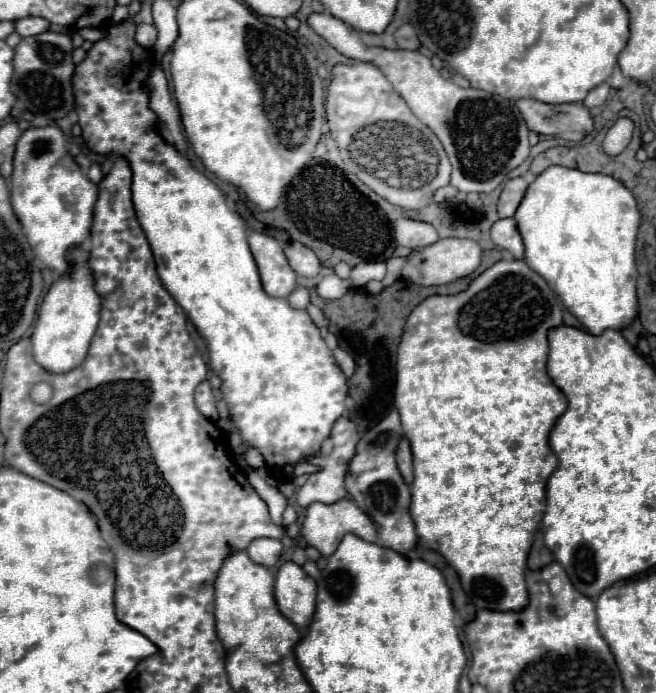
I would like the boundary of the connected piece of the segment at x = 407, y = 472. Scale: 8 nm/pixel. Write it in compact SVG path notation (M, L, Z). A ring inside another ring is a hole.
M402 438L396 450L396 462L398 462L398 470L404 478L406 484L412 482L412 454L410 454L410 444Z

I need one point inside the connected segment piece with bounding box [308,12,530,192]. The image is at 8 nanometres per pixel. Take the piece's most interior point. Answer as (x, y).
(484, 135)

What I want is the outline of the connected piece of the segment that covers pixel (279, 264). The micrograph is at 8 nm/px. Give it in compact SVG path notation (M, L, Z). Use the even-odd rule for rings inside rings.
M250 232L248 246L256 260L266 294L274 298L286 298L296 288L296 274L286 262L282 244L262 232Z

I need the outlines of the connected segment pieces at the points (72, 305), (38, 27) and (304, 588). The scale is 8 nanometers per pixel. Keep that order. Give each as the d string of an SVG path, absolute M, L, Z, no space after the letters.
M72 246L66 254L66 262L70 270L60 276L50 290L46 292L40 312L36 318L34 332L30 336L34 360L44 366L48 372L68 372L82 364L86 358L90 340L98 328L100 322L100 310L102 310L102 298L94 290L94 272L88 268L88 252L82 250L82 246Z
M22 18L22 20L16 20L14 26L20 36L36 36L36 34L46 32L50 22L44 18Z
M284 562L276 574L274 596L278 610L298 628L306 628L314 614L316 604L316 582L302 566Z

